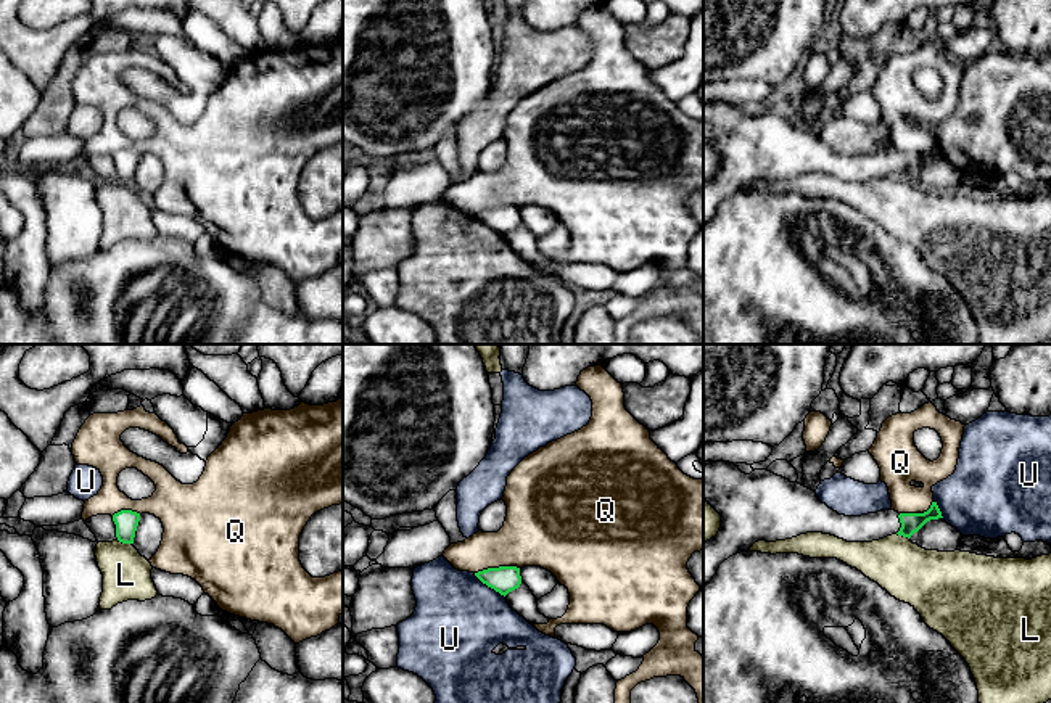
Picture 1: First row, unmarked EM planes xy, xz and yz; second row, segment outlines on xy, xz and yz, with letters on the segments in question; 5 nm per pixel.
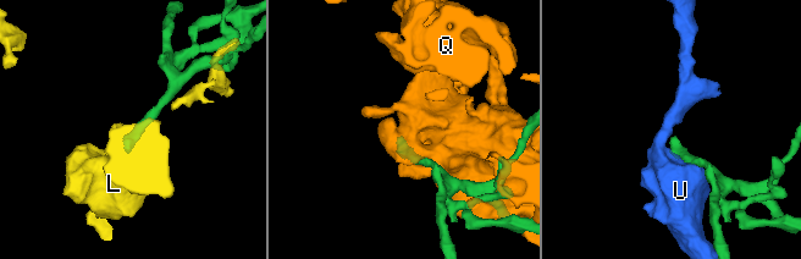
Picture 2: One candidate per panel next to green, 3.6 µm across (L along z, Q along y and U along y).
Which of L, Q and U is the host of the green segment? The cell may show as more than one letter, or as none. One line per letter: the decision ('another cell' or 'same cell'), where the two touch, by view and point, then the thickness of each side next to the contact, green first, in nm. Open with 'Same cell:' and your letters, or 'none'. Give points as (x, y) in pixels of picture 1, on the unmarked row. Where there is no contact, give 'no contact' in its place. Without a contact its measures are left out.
Same cell: none
L: another cell; contact xy (124, 182); calibres 120 and 240 nm
Q: another cell; contact xz (496, 208); calibres 140 and 320 nm
U: another cell; contact xz (490, 226); calibres 140 and 440 nm

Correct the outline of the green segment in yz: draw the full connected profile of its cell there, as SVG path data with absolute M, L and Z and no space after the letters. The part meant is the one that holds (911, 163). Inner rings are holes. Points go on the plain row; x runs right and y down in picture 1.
M703 101L703 138L721 154L721 167L703 182L703 225L729 196L758 180L776 182L806 172L847 182L872 182L892 174L911 177L927 161L943 158L937 142L924 153L885 150L839 154L814 130L768 109L745 114L729 101Z

